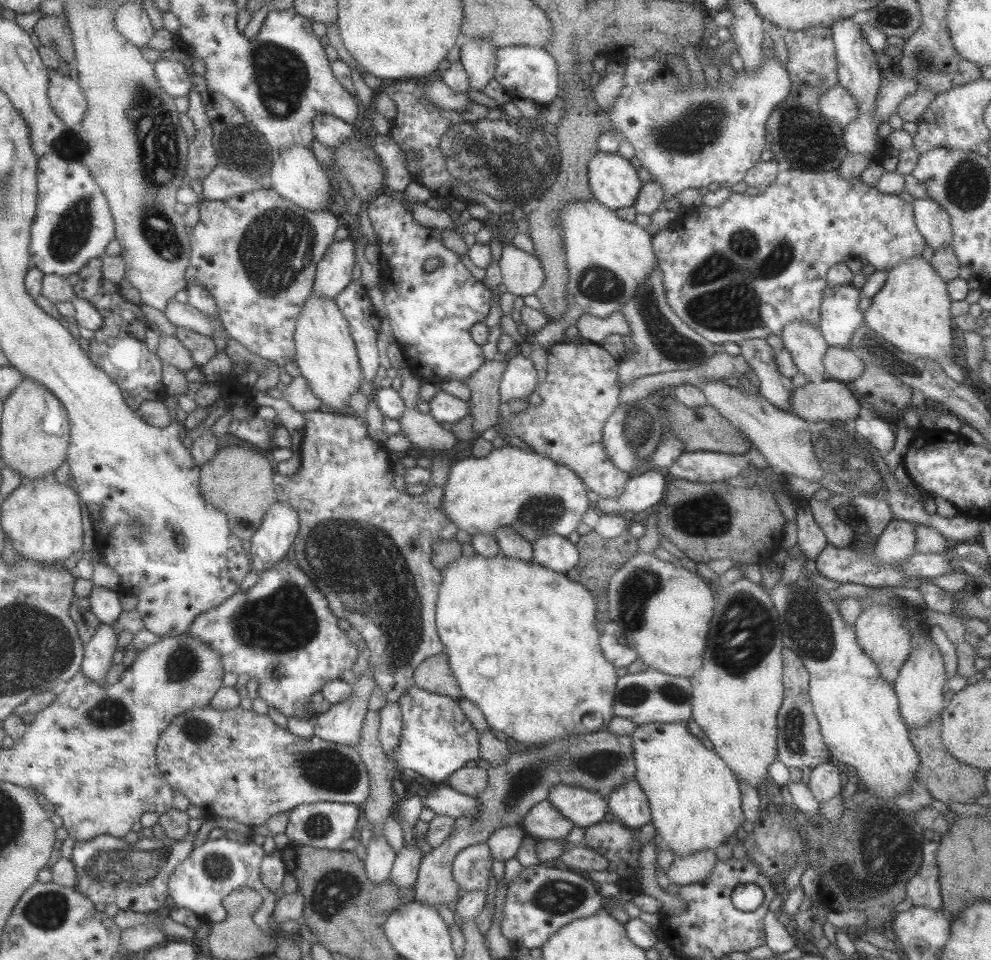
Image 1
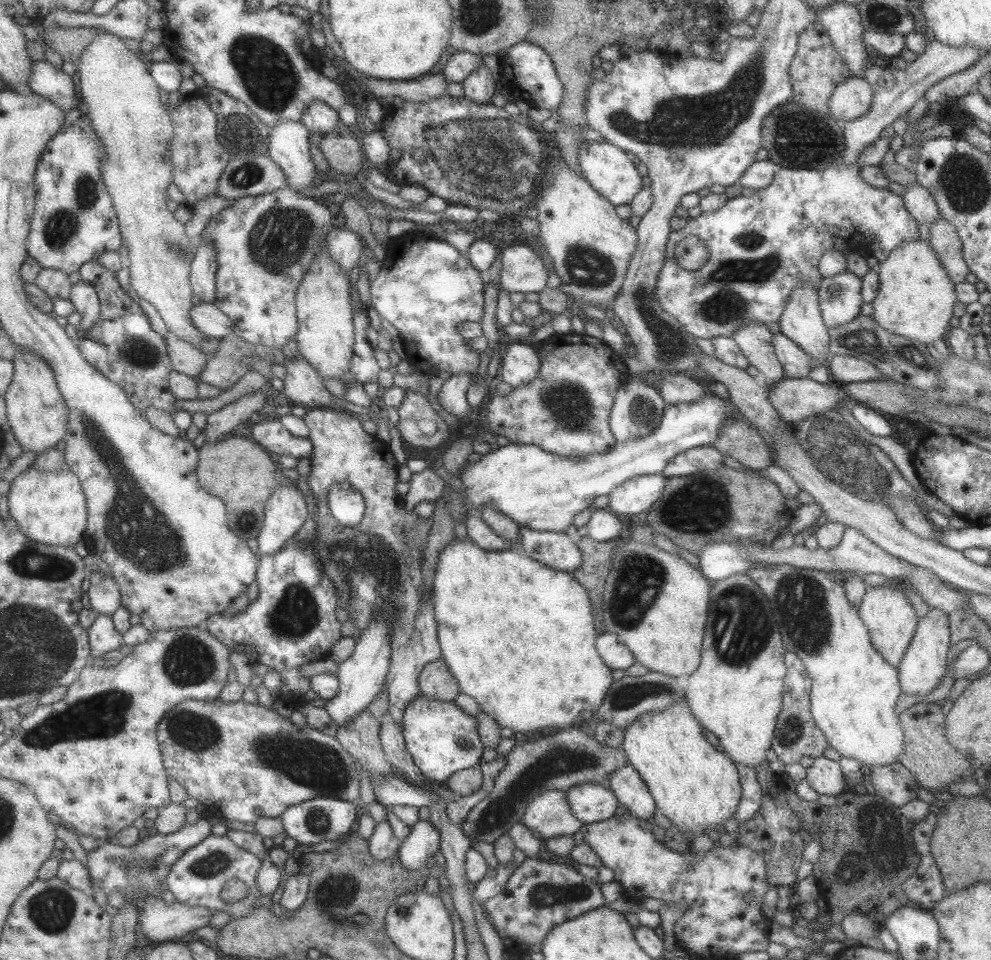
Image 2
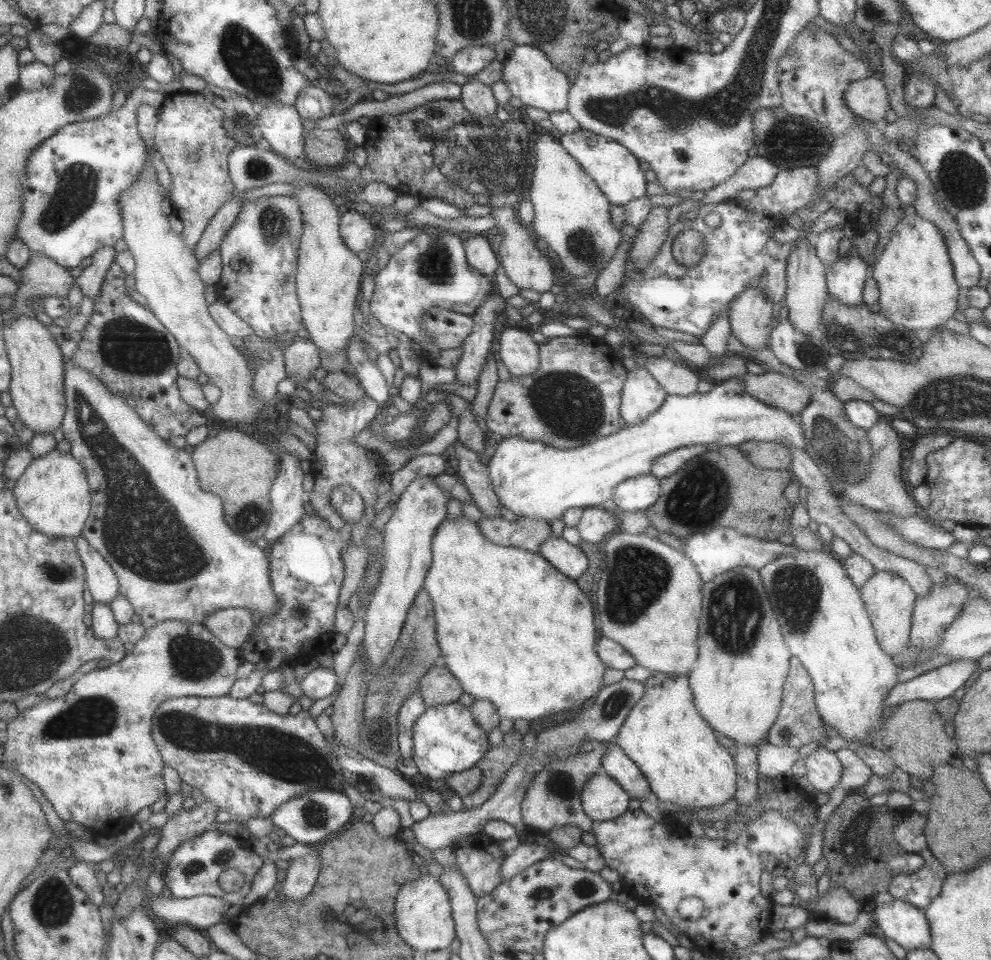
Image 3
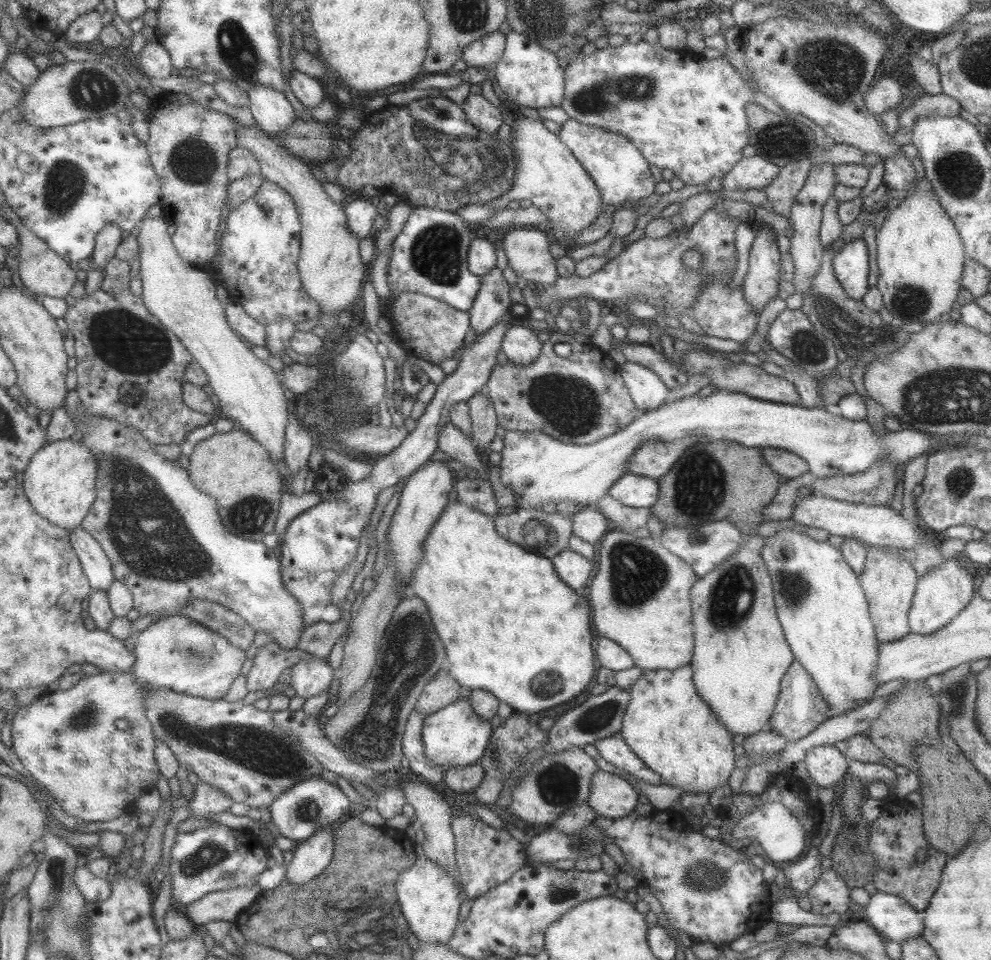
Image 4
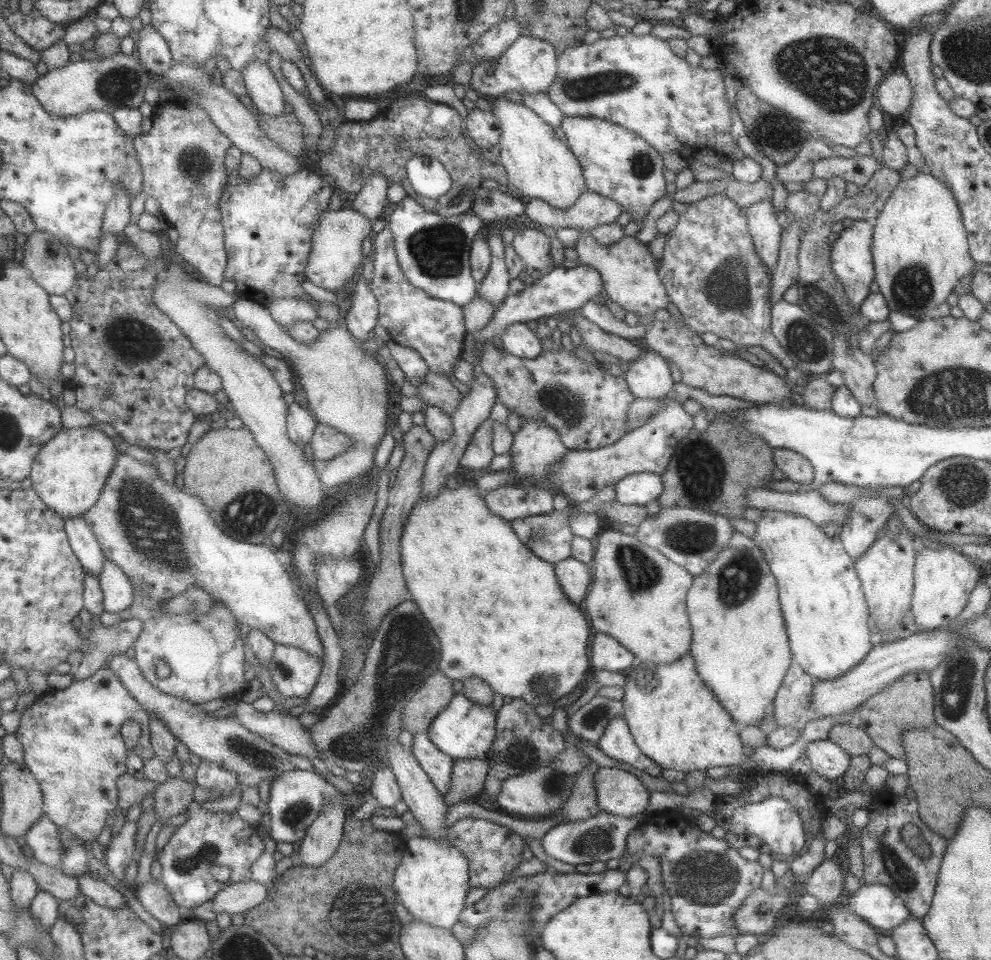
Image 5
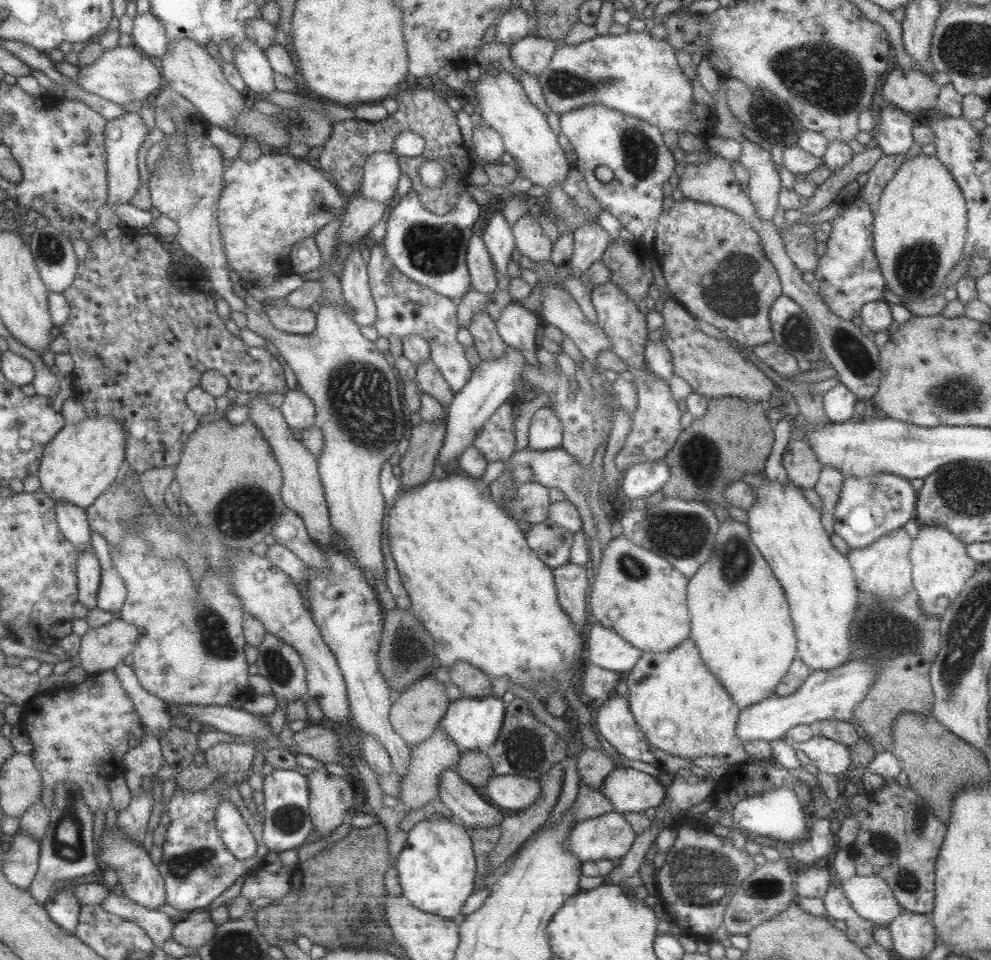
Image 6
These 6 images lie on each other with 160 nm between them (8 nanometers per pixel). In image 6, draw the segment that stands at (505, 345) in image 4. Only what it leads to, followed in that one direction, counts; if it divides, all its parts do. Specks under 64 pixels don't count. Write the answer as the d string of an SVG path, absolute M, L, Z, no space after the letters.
M510 302L499 314L495 322L499 339L511 349L520 352L527 365L538 365L535 350L535 332L539 326L539 316L529 313L520 303Z

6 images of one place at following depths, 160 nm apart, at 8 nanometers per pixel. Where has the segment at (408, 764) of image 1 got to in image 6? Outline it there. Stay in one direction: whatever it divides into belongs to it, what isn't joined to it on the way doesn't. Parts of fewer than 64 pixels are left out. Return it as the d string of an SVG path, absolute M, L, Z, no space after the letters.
M493 696L479 699L460 697L448 702L447 710L438 722L438 728L444 732L462 751L479 750L486 752L486 748L495 742L502 727L504 707L501 698Z

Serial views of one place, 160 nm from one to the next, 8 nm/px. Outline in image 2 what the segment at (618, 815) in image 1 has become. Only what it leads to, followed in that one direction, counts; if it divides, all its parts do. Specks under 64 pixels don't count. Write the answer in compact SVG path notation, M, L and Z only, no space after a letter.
M626 764L613 771L608 779L608 787L617 803L624 806L633 817L647 821L654 814L652 796L631 765Z

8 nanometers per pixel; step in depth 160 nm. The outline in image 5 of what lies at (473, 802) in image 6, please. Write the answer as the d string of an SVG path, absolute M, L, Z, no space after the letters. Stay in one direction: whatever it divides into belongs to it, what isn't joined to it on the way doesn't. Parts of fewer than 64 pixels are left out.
M425 731L412 734L411 754L427 774L433 787L445 795L449 791L452 762L430 740Z

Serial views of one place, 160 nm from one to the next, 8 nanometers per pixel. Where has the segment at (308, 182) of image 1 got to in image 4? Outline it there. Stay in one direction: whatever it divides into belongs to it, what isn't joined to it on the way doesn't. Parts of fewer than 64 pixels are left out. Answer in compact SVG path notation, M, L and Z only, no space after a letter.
M256 86L247 92L249 110L255 125L274 140L292 125L296 118L291 104L287 102L282 91Z

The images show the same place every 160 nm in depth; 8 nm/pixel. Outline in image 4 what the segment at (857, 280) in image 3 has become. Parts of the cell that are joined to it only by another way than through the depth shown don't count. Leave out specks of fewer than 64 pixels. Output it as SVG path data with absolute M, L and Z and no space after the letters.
M862 237L845 242L831 261L834 277L847 294L855 301L861 301L867 289L867 247Z

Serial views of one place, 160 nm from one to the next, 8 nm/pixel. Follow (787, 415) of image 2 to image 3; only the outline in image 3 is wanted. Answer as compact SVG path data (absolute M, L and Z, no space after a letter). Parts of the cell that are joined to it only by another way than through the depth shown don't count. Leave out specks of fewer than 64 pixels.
M766 370L764 374L759 374L759 376L745 373L738 379L742 382L749 396L793 416L797 416L811 400L807 383L797 382L797 380L783 376L781 373Z

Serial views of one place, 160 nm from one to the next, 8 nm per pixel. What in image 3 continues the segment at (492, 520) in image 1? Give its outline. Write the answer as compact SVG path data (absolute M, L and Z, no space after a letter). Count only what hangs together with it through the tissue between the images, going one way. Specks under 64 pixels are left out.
M733 377L723 382L714 384L714 387L712 387L706 393L695 392L687 396L666 395L661 403L661 406L655 412L652 412L649 414L649 416L646 416L645 420L641 420L639 424L634 424L633 426L623 426L621 431L617 431L613 433L613 435L597 438L595 441L593 441L593 443L585 444L584 446L578 448L555 449L549 445L542 444L542 441L527 441L522 440L517 436L503 438L496 446L494 454L488 458L488 464L486 467L493 492L495 493L497 500L500 502L500 506L504 506L505 508L511 510L511 512L513 512L513 514L516 516L523 518L536 518L537 520L544 520L550 524L553 520L555 520L555 518L561 519L561 514L563 514L567 508L577 506L577 508L584 509L585 507L602 506L605 501L612 498L613 490L618 484L621 484L621 482L627 478L649 473L651 465L653 462L655 462L656 458L663 456L666 452L671 452L673 449L682 448L683 446L695 444L715 444L718 448L736 447L737 445L741 444L741 442L746 442L747 440L757 440L757 442L778 442L781 444L791 444L793 448L803 449L805 444L803 441L803 431L801 431L801 426L798 422L799 419L796 416L793 416L788 412L783 412L781 409L763 404L760 400L749 396L749 393L745 390L745 387L742 385L742 382L739 381L738 377Z

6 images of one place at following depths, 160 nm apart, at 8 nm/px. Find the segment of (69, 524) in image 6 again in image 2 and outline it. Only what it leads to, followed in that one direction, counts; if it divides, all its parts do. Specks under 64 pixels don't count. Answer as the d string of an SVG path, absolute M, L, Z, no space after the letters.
M89 573L88 601L96 614L111 616L121 605L121 595L112 577Z

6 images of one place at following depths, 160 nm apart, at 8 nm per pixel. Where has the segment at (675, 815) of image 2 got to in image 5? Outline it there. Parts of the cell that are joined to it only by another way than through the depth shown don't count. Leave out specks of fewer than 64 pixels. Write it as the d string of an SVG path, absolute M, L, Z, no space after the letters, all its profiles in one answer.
M690 653L684 654L669 664L637 661L630 668L633 668L631 672L625 672L622 717L641 754L650 758L657 766L687 773L687 776L694 771L706 771L712 766L731 765L741 766L743 770L754 769L754 762L750 762L748 756L743 754L742 744L737 733L739 726L717 702L711 689L701 682Z

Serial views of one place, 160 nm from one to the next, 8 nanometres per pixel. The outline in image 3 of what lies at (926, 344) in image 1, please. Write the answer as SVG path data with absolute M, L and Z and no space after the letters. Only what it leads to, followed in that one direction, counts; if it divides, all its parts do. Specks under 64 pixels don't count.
M918 214L915 217L901 217L894 226L889 241L872 266L871 276L879 292L879 314L897 327L911 332L937 332L957 311L960 286L955 282L944 238L934 224L923 220Z

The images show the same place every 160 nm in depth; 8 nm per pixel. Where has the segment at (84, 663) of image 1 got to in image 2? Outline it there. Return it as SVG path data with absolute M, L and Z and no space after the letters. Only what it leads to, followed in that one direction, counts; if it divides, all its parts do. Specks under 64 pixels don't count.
M97 614L93 624L86 631L90 648L89 663L100 664L100 656L109 650L119 649L122 645L122 635L114 629L110 616Z

